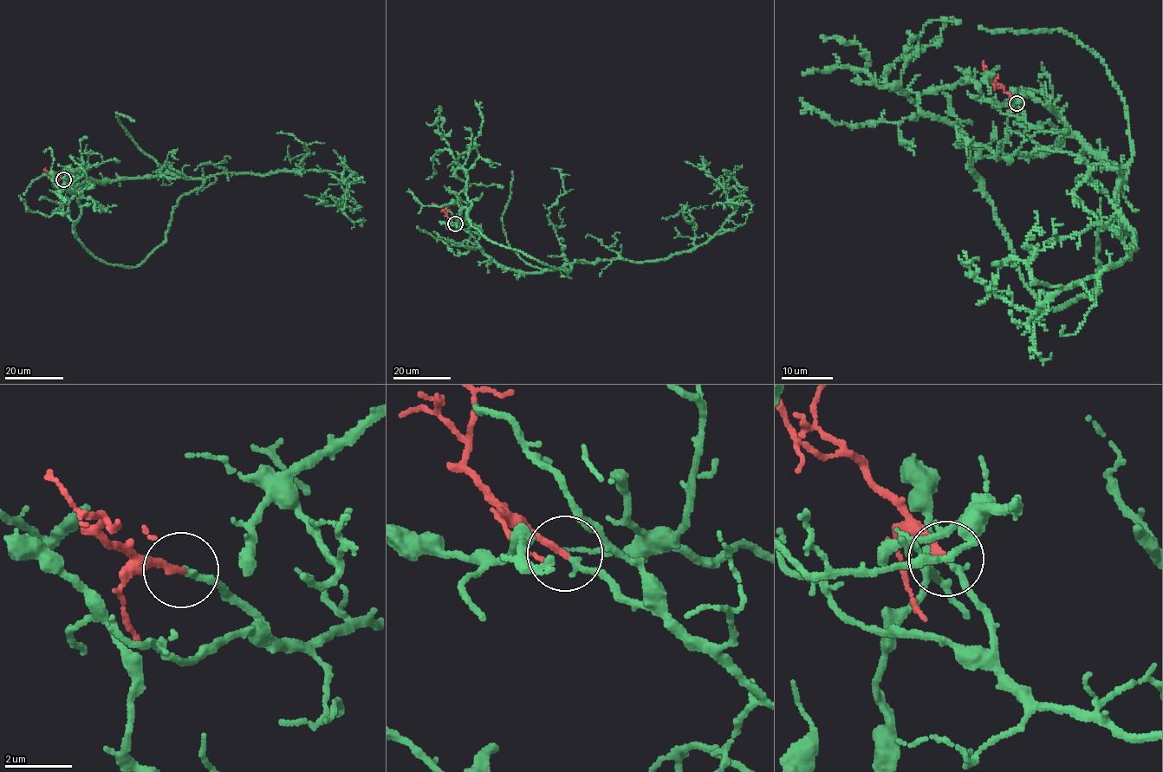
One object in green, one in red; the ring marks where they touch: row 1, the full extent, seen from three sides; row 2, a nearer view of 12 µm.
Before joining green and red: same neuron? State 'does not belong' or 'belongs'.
belongs

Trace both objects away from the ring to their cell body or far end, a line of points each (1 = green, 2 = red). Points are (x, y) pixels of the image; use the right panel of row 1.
1: (1018, 103), (1123, 181), (1097, 287), (1053, 309), (1022, 278), (968, 139), (885, 81), (951, 22)
2: (1016, 103), (1004, 90), (995, 85), (983, 62)

